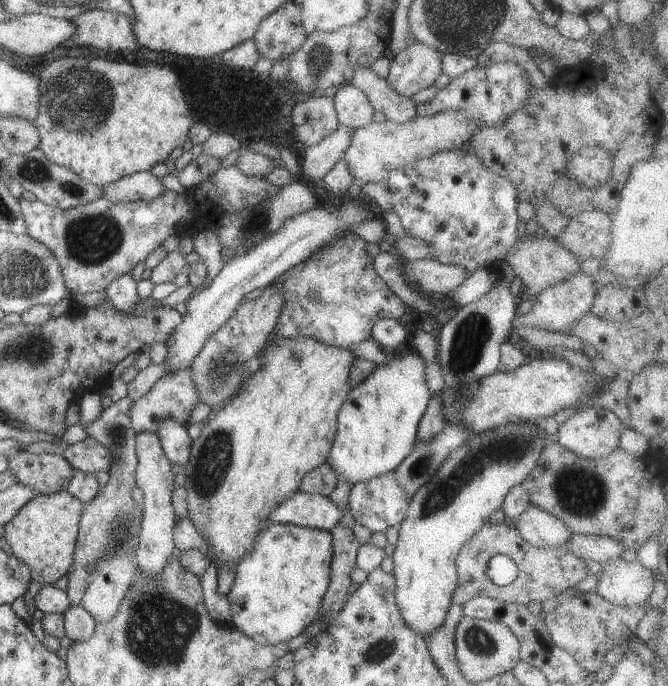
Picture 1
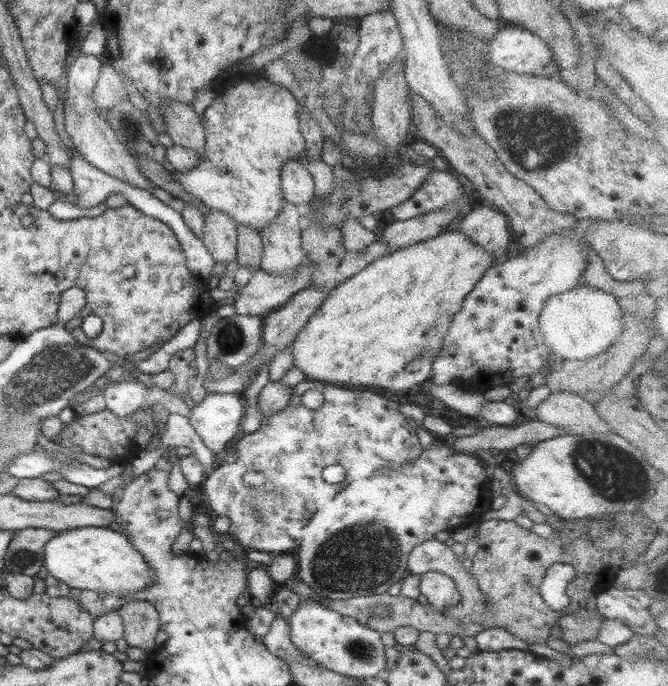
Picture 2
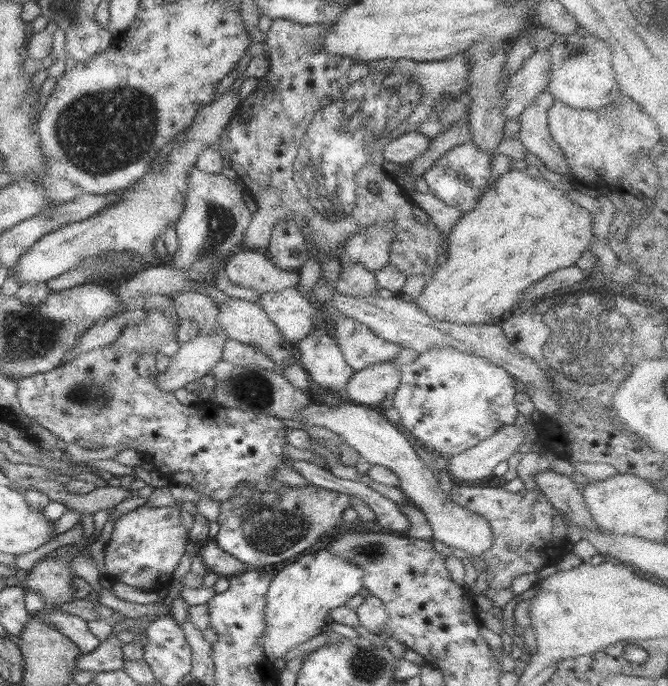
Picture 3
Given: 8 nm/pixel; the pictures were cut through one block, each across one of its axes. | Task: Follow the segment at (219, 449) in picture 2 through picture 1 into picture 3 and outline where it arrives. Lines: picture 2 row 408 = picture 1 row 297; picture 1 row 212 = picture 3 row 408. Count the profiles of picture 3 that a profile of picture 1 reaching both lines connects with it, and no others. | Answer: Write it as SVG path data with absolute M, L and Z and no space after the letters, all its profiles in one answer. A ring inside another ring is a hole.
M345 400L338 406L324 406L324 404L310 404L302 412L298 412L300 421L307 428L317 426L331 430L342 438L342 441L358 453L358 457L372 465L384 466L396 473L399 478L399 489L404 492L409 502L413 502L426 515L428 524L432 527L433 538L443 542L446 546L465 550L470 558L479 560L487 550L492 548L494 537L489 522L467 508L462 508L447 496L434 472L416 454L408 442L402 429L387 418L369 410L366 406L353 404Z

